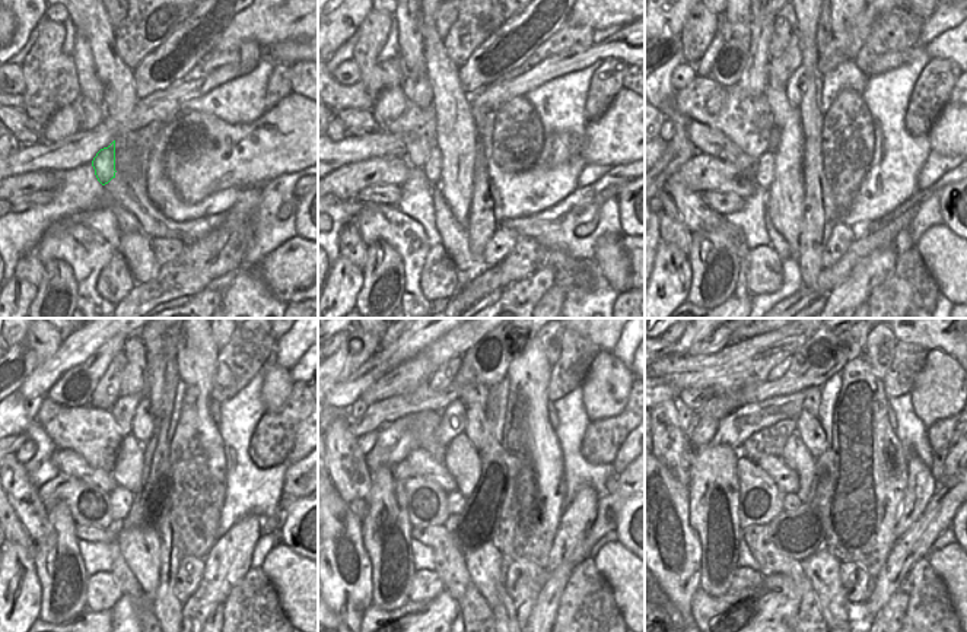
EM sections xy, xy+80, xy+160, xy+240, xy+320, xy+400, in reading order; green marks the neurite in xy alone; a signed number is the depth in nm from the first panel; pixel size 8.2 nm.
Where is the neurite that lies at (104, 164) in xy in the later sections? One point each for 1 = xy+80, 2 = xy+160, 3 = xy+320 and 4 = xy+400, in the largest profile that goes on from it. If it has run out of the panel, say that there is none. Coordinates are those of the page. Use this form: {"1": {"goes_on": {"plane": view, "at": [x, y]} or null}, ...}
{"1": {"goes_on": {"plane": "xy+80", "at": [432, 168]}}, "2": {"goes_on": {"plane": "xy+160", "at": [764, 171]}}, "3": {"goes_on": {"plane": "xy+320", "at": [455, 501]}}, "4": {"goes_on": {"plane": "xy+400", "at": [791, 502]}}}

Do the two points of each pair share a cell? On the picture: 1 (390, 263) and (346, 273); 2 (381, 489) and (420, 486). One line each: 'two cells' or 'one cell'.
1: two cells
2: two cells

